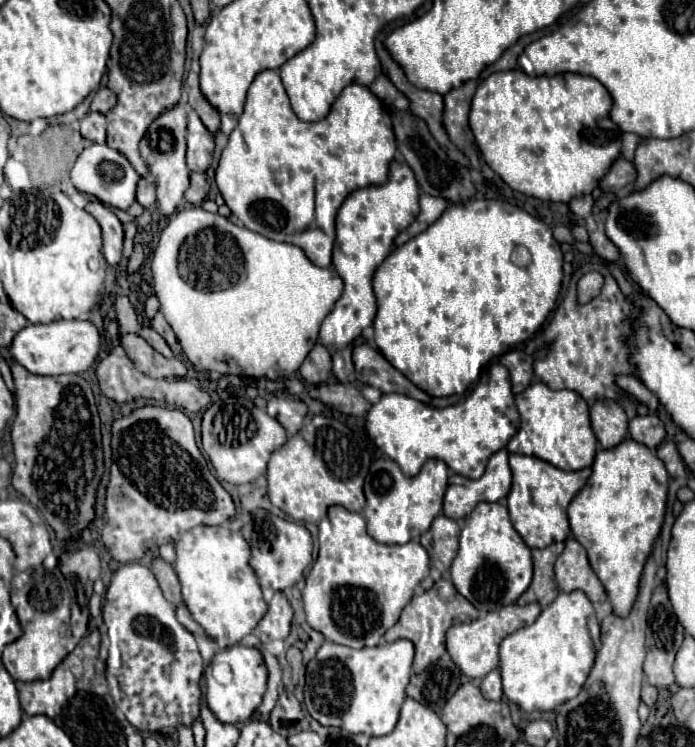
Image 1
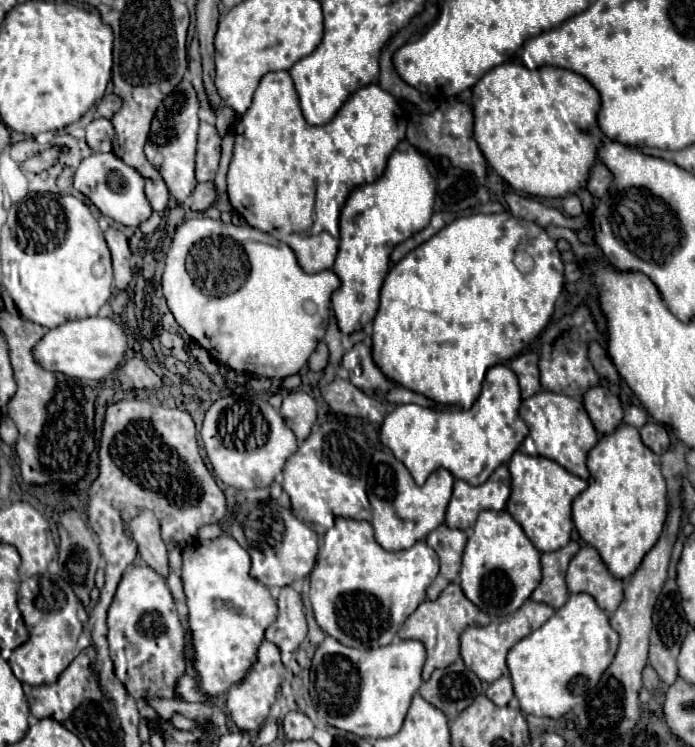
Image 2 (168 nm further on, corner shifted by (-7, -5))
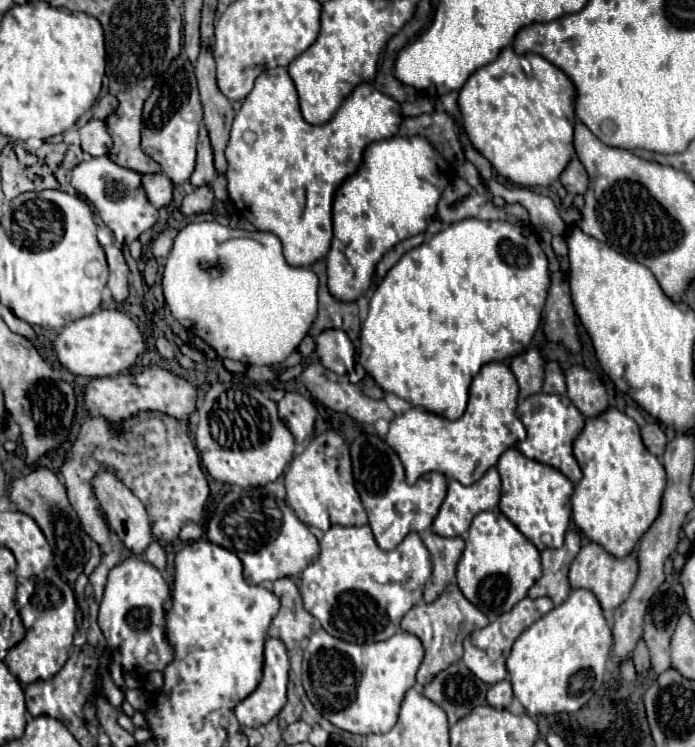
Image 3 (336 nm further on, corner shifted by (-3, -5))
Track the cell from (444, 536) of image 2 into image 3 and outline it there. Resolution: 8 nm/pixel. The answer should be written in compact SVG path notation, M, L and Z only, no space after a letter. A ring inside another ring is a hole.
M424 531L420 535L422 535L422 541L428 547L432 563L434 563L434 571L432 571L432 579L430 579L434 585L426 585L426 589L424 589L424 601L432 603L446 589L446 585L454 579L456 565L464 551L464 539L462 537L446 539L432 531Z

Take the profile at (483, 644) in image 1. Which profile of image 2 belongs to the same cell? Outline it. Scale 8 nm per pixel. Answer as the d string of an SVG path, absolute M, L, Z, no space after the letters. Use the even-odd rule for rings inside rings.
M526 601L516 613L500 617L494 623L490 623L488 627L468 627L460 637L460 655L464 659L464 665L468 665L468 669L472 669L480 677L480 681L486 681L486 683L496 681L498 677L502 677L506 673L508 649L514 643L518 643L522 637L526 637L528 633L532 633L534 629L544 625L552 615L554 615L554 609L550 605Z

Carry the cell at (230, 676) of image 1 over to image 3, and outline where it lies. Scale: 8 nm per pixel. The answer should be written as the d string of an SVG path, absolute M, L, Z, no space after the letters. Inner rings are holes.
M268 639L264 649L264 677L258 689L236 705L234 715L244 727L260 727L274 719L286 705L288 653L280 639Z

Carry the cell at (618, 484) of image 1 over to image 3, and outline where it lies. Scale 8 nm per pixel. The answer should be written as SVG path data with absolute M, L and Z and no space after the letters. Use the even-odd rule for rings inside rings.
M608 407L598 417L586 419L584 429L574 439L574 457L584 475L574 487L572 495L574 523L584 531L590 541L602 545L608 553L616 557L626 557L660 513L660 499L666 487L666 473L662 463L644 447L636 421L630 419L626 413L618 411L616 407Z

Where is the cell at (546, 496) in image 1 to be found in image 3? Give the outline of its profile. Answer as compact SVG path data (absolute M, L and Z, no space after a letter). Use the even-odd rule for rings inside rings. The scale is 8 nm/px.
M508 449L500 455L496 463L502 481L502 495L500 495L500 511L520 529L520 533L536 545L536 549L544 551L550 547L560 547L564 543L564 533L570 523L570 495L574 485L568 477L564 477L554 467L542 465L524 457L518 449Z

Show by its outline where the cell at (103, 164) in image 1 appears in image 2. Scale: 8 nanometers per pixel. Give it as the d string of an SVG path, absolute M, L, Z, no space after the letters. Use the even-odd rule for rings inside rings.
M92 153L86 157L74 175L74 187L116 223L140 225L152 213L152 207L144 197L144 177L114 153Z

